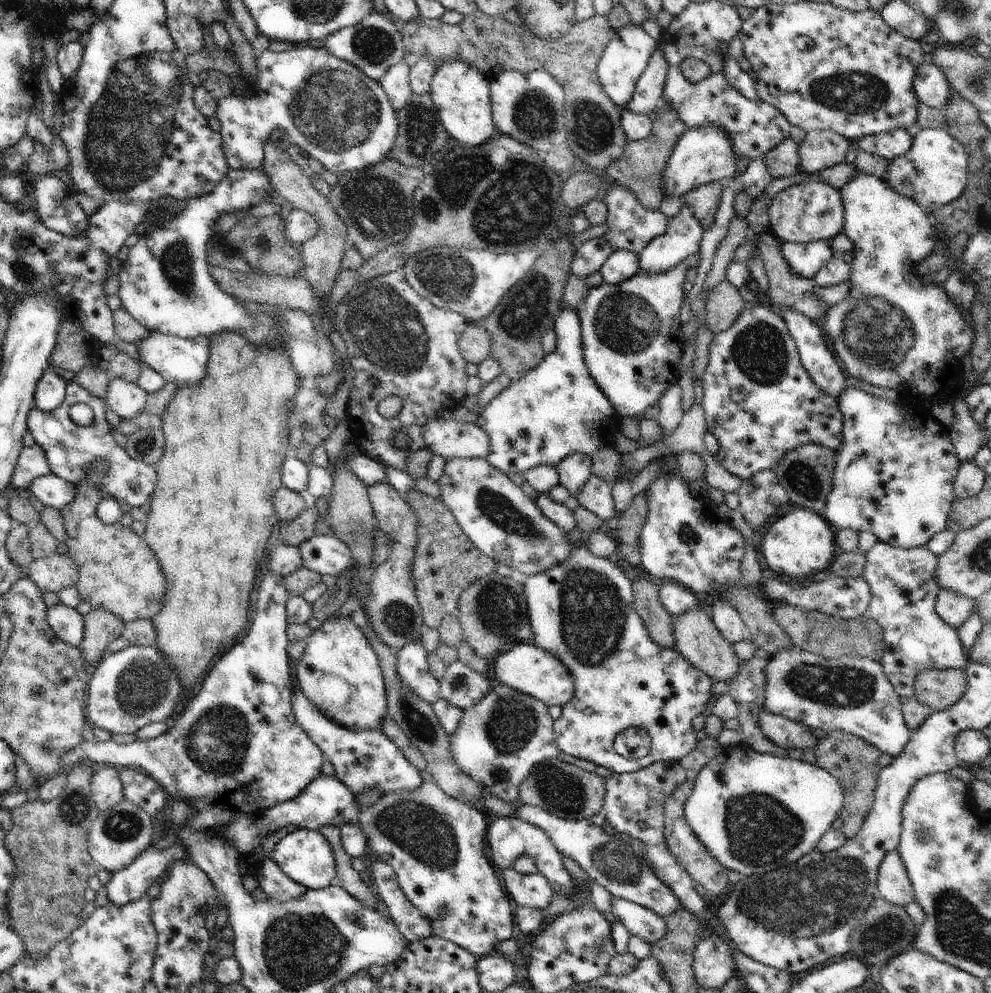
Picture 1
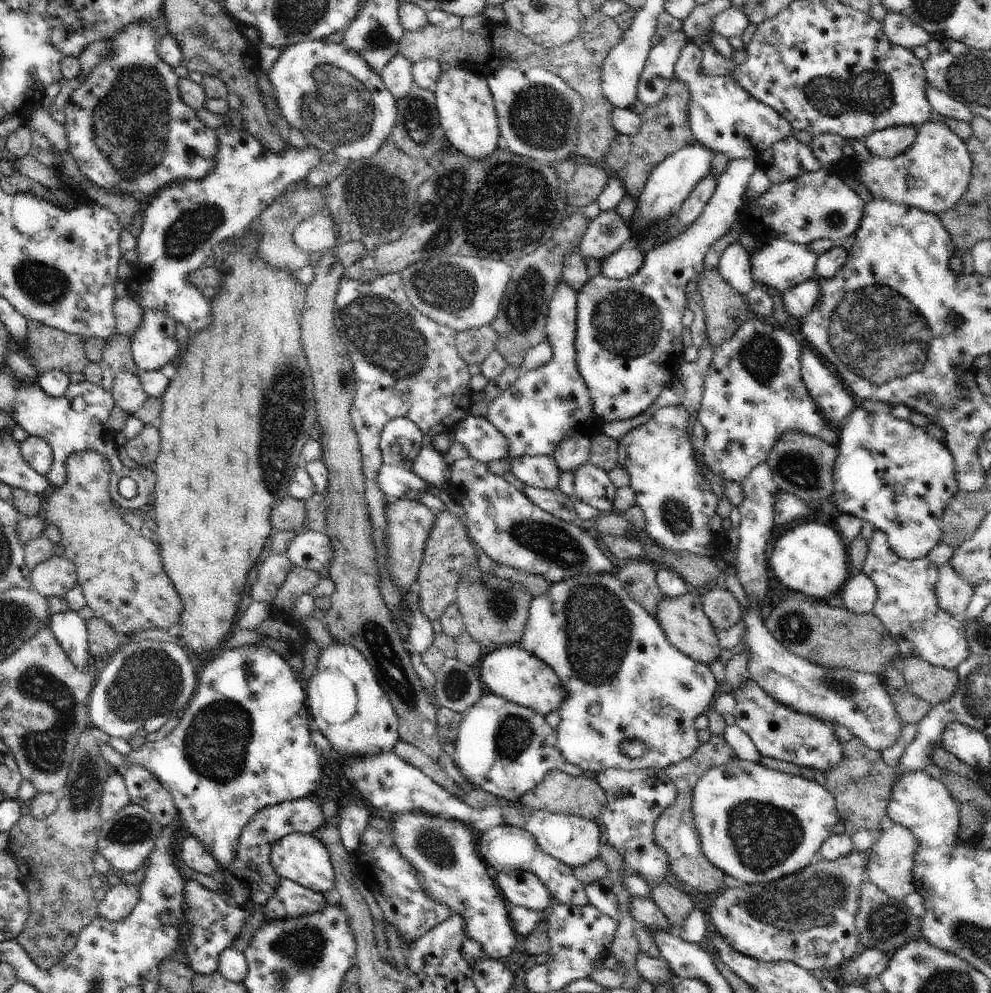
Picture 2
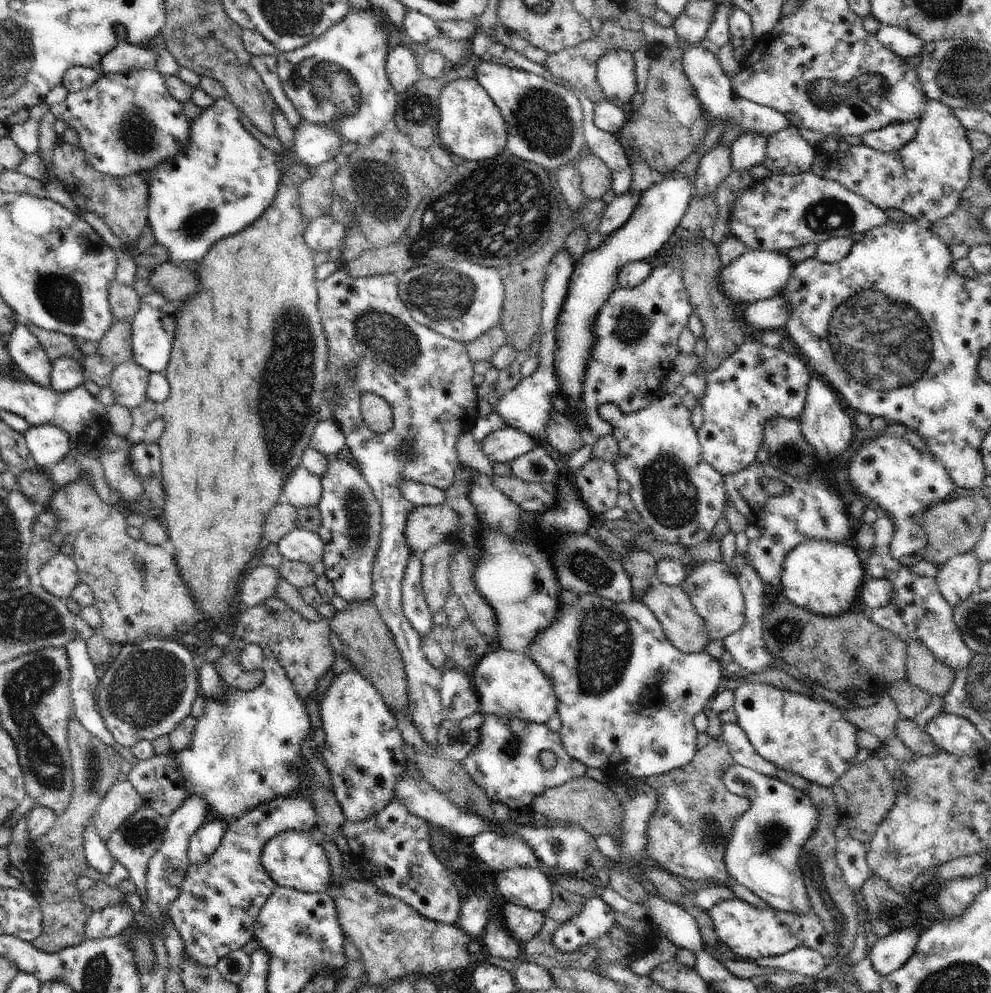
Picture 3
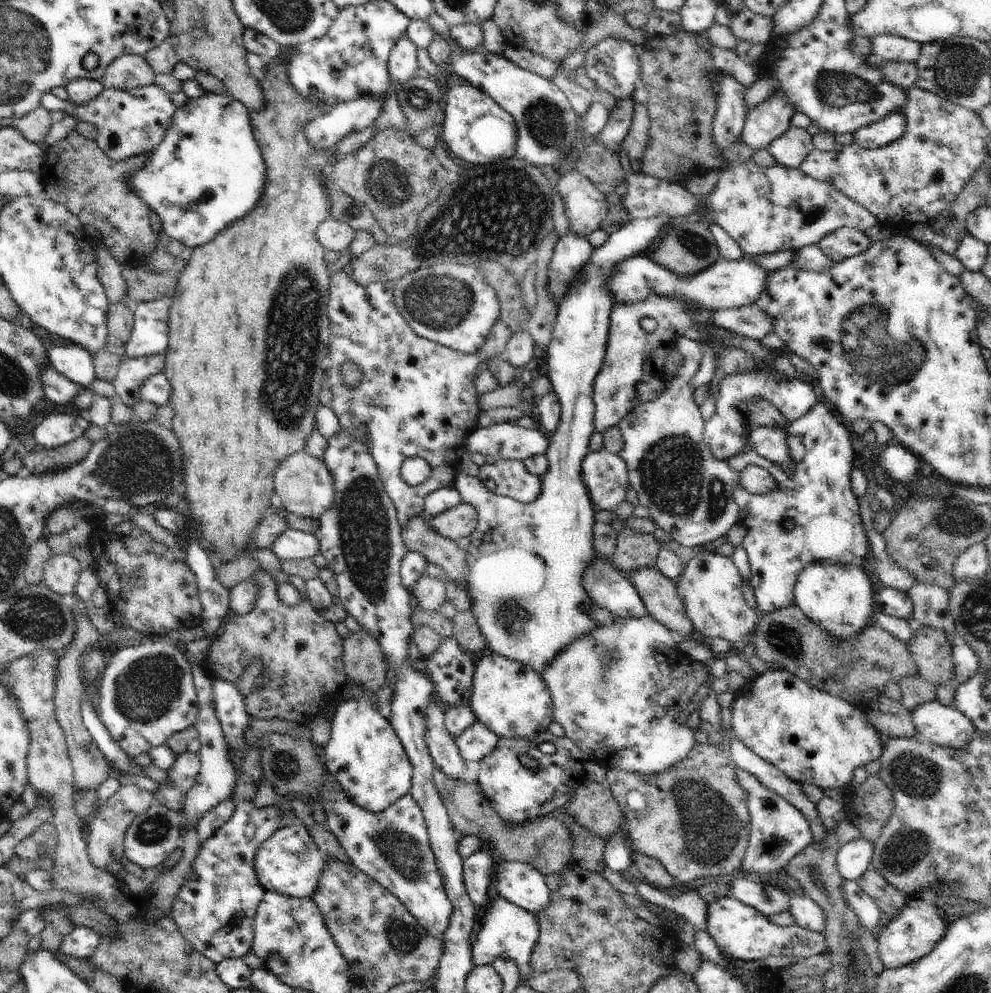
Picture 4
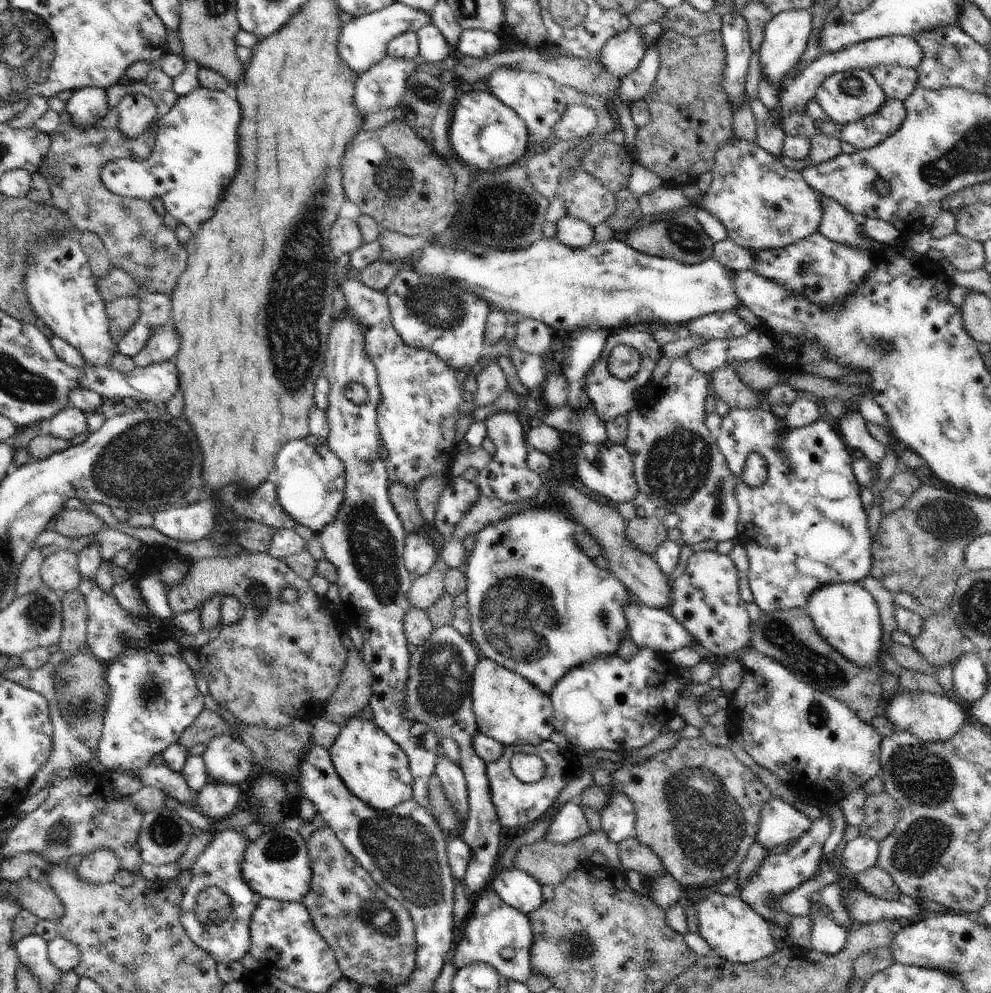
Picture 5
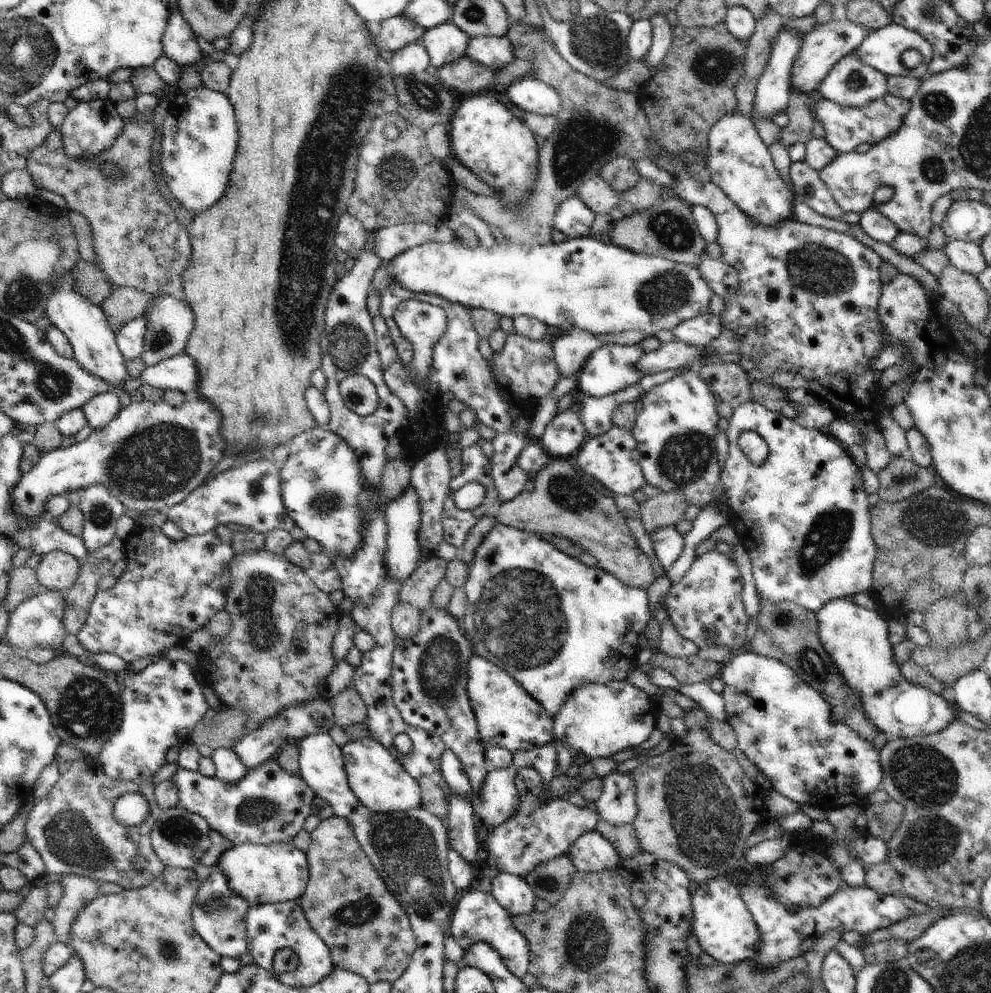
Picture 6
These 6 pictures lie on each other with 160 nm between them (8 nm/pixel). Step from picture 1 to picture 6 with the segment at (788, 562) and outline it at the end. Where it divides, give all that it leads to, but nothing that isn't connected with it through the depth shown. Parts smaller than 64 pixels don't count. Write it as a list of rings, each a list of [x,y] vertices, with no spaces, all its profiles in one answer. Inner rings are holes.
[[[851,597],[834,599],[825,604],[817,613],[819,639],[822,646],[829,652],[830,658],[837,664],[839,674],[845,685],[862,703],[867,719],[877,728],[878,732],[894,738],[922,737],[940,732],[956,717],[956,706],[950,696],[934,694],[928,687],[915,685],[902,676],[901,668],[894,659],[894,650],[889,639],[889,626],[881,617],[877,608],[865,609],[855,605]]]

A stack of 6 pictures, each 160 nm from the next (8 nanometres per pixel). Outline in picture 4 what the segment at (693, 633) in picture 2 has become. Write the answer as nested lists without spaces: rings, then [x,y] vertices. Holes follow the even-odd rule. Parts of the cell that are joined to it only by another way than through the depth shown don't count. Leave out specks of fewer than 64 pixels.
[[[640,567],[625,575],[654,620],[670,630],[677,641],[691,638],[694,625],[680,603],[676,581],[664,576],[656,567]]]

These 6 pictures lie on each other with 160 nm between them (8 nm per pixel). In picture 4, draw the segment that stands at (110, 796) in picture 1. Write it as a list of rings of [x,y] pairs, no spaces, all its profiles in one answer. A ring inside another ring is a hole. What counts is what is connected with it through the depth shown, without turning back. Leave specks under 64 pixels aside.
[[[124,784],[111,796],[100,811],[95,815],[91,824],[91,833],[87,840],[87,855],[90,862],[100,870],[110,873],[115,877],[120,870],[124,869],[129,860],[125,857],[123,844],[125,832],[128,830],[132,821],[145,813],[155,802],[152,793],[133,784]]]

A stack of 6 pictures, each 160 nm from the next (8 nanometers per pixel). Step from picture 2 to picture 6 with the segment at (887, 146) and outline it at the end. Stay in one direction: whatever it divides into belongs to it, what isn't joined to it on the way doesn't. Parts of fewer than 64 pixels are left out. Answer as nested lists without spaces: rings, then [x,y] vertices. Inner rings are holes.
[[[886,93],[882,98],[870,101],[859,107],[845,107],[830,99],[816,97],[814,110],[815,119],[825,130],[824,140],[830,143],[830,148],[838,154],[854,151],[860,144],[877,145],[881,140],[892,136],[904,124],[904,119],[910,112],[911,100],[892,96]]]

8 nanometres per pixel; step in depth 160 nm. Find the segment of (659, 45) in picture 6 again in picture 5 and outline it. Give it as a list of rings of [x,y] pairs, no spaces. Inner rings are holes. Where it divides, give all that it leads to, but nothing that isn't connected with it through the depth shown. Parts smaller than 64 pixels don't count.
[[[656,42],[648,46],[640,64],[628,76],[623,78],[616,99],[633,103],[643,99],[652,88],[660,68],[660,49]]]

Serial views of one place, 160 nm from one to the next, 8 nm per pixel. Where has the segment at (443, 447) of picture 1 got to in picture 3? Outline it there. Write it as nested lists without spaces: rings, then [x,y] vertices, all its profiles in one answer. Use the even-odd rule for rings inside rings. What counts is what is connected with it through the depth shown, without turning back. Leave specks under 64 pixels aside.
[[[508,426],[488,433],[480,445],[490,461],[506,464],[538,447],[537,442],[527,432]]]

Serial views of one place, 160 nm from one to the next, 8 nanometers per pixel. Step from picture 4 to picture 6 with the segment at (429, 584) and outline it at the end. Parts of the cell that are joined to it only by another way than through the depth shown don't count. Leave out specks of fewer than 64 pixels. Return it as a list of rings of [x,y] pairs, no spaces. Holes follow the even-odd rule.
[[[430,556],[418,565],[401,586],[401,602],[413,604],[423,611],[431,604],[435,588],[442,578],[445,578],[447,562],[438,556]]]

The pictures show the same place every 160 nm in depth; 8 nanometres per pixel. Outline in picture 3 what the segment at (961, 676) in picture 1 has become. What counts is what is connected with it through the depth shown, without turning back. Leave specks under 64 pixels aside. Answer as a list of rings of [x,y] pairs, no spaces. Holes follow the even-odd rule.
[[[916,639],[907,643],[906,668],[907,678],[915,687],[942,697],[948,694],[956,673]]]

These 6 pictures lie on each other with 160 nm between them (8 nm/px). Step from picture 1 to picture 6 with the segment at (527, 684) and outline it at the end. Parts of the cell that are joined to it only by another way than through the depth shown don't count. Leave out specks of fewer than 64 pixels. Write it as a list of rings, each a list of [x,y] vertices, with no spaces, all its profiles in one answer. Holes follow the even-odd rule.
[[[476,654],[467,667],[467,693],[483,749],[504,747],[515,753],[554,741],[553,718],[506,671]]]

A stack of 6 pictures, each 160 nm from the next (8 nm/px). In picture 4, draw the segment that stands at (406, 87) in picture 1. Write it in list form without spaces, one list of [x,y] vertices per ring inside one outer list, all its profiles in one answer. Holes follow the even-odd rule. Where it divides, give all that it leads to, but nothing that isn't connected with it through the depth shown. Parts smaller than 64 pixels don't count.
[[[406,34],[402,35],[392,48],[387,60],[387,69],[391,80],[396,80],[401,85],[415,76],[418,68],[416,50],[418,47],[410,38]]]

